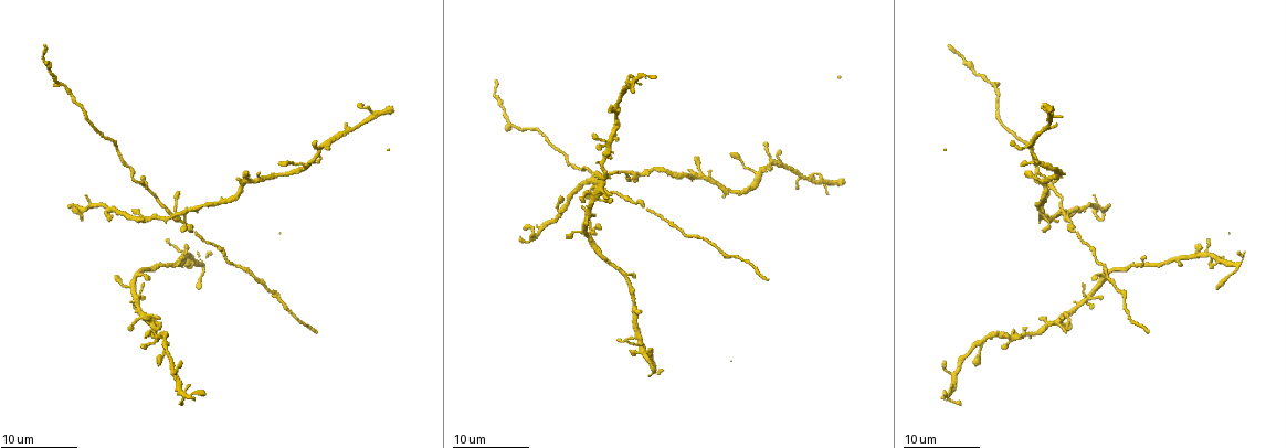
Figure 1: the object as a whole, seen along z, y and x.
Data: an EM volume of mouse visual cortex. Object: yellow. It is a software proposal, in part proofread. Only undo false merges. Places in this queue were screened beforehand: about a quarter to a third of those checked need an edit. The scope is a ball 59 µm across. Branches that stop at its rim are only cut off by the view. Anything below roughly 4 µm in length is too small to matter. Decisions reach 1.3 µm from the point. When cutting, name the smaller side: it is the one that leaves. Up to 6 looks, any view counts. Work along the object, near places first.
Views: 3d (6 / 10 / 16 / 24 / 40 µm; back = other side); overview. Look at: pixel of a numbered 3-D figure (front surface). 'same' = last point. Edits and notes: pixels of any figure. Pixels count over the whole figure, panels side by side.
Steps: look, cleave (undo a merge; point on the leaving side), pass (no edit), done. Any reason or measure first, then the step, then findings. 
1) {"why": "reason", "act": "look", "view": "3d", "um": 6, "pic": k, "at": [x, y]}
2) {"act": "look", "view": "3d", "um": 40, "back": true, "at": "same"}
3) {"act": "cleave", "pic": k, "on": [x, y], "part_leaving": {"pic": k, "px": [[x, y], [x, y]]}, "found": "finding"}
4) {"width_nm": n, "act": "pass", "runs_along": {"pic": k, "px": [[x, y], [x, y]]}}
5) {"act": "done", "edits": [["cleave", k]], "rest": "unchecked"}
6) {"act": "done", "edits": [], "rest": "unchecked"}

{"why": "arms part here", "act": "look", "view": "3d", "um": 6, "pic": 1, "at": [627, 278]}

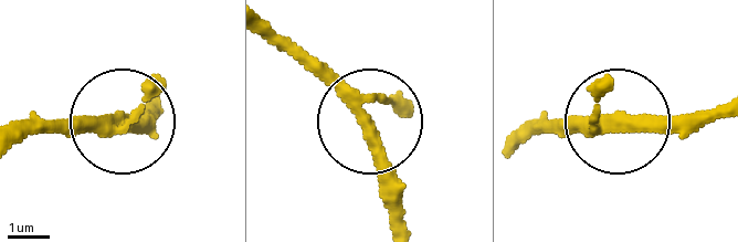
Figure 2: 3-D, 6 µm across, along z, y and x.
{"arms": 3, "act": "pass", "runs_along": {"pic": 2, "px": [[513, 145], [625, 124], [707, 124]]}, "found": "one cell here"}

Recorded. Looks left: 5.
{"why": "four-way junction", "act": "look", "view": "3d", "um": 16, "pic": 1, "at": [144, 220]}

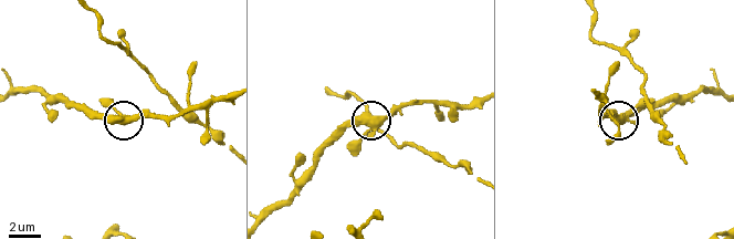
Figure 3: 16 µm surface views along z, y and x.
{"act": "look", "view": "3d", "um": 6, "pic": 3, "at": [124, 117]}

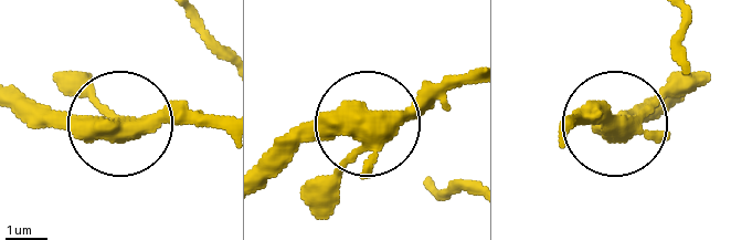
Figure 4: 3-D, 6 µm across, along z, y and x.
{"side_arm_um": 15, "act": "pass", "found": "one cell here"}

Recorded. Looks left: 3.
{"why": "three arms meet", "act": "look", "view": "3d", "um": 6, "pic": 1, "at": [779, 163]}

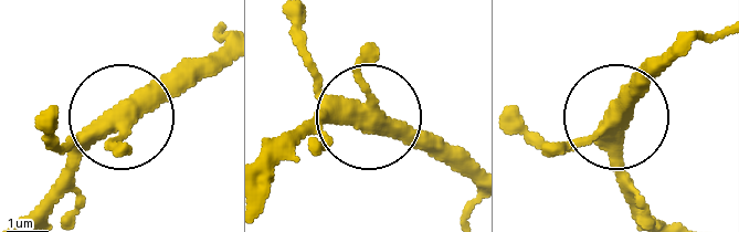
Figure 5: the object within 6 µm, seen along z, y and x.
{"width_nm": 360, "act": "pass", "runs_along": {"pic": 5, "px": [[22, 220], [107, 125], [170, 93], [209, 54]]}, "found": "all the same cell"}

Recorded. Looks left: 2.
{"act": "done", "edits": [], "rest": "unchecked"}

